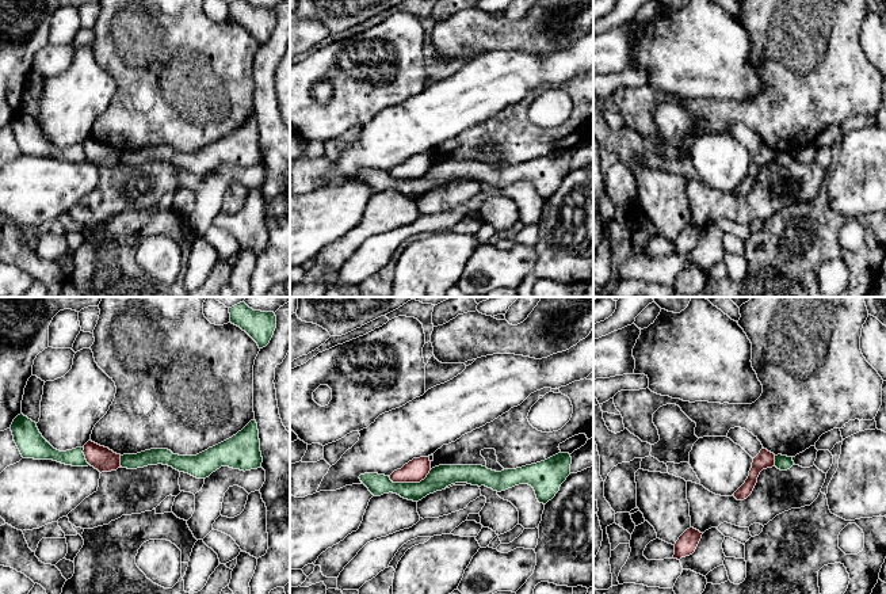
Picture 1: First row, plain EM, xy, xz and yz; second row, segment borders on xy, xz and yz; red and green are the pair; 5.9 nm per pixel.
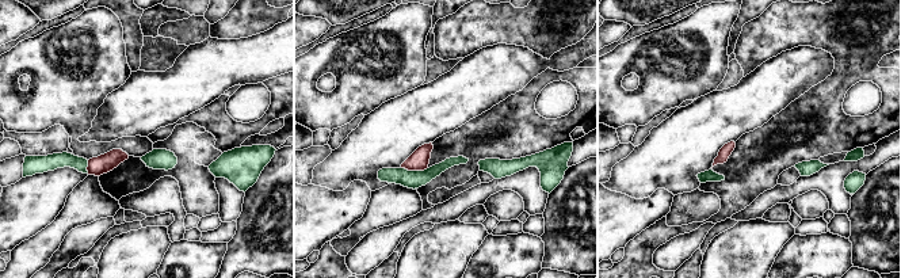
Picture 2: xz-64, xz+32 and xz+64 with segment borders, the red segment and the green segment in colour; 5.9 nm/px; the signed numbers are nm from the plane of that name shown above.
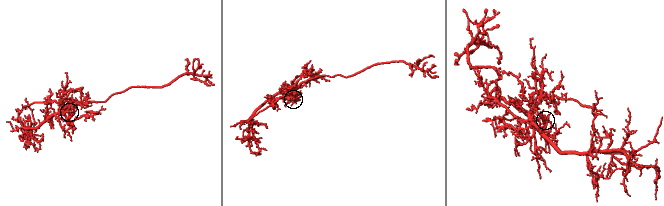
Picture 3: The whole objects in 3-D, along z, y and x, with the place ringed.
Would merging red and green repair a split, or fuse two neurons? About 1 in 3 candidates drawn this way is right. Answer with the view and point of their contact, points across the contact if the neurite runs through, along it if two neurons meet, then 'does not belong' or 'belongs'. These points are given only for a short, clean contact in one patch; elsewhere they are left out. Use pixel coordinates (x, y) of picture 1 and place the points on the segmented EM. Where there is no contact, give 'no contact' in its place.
xz (409, 482) | along xz (431, 469), (419, 482), (393, 482), (388, 476) | does not belong

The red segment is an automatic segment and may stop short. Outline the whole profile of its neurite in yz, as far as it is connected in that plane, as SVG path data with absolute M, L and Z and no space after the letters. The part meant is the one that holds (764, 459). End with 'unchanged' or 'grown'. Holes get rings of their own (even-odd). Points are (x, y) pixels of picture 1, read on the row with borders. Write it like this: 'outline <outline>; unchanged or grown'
outline M761 449L760 453L753 458L752 468L749 471L749 476L745 480L745 483L734 492L734 498L737 500L744 500L746 499L756 483L760 472L767 468L775 467L775 454L768 452L767 449Z; unchanged

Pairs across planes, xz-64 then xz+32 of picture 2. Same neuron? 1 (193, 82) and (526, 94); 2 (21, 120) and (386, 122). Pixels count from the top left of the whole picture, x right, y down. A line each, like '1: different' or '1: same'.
1: different
2: different

